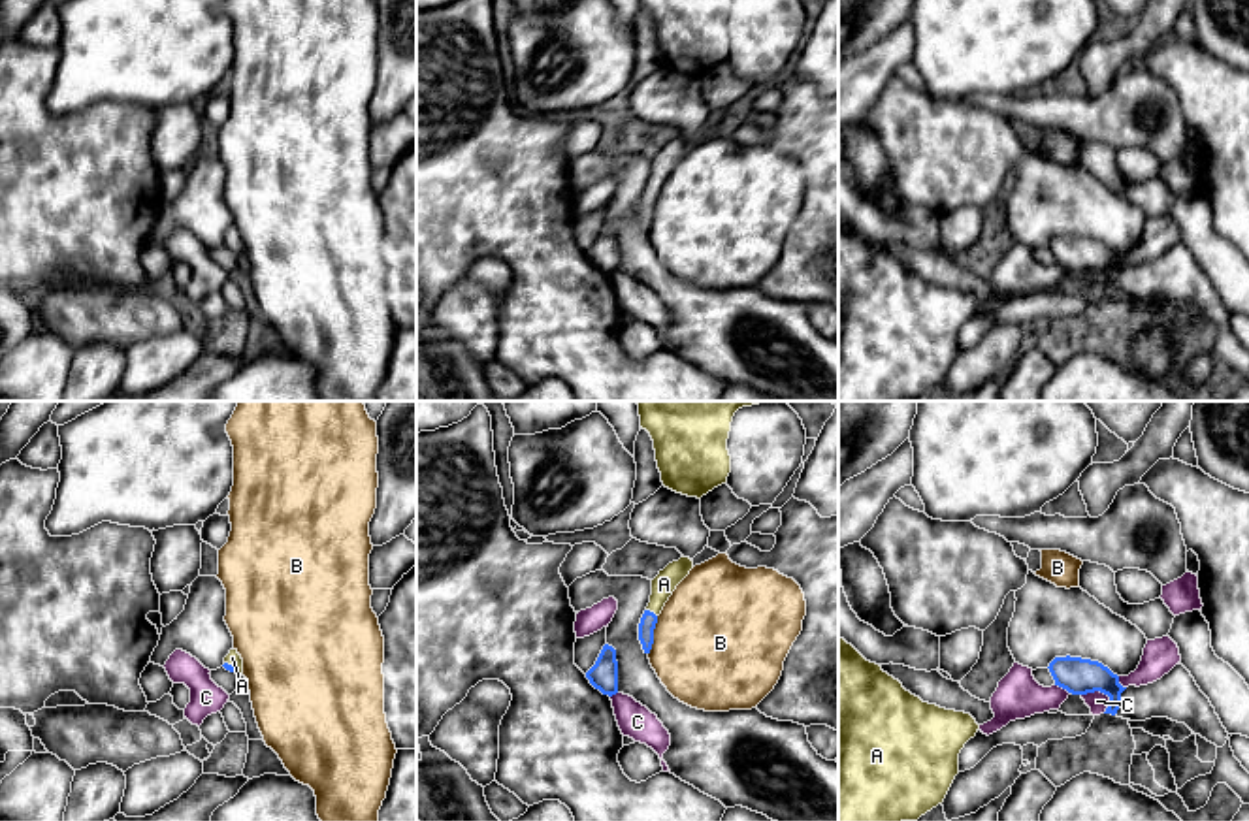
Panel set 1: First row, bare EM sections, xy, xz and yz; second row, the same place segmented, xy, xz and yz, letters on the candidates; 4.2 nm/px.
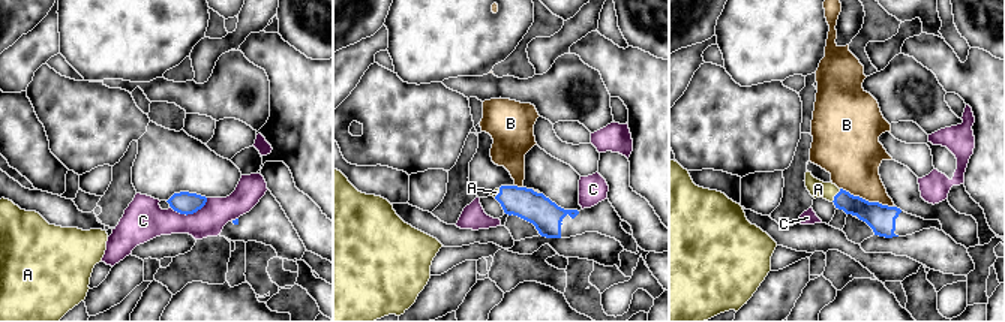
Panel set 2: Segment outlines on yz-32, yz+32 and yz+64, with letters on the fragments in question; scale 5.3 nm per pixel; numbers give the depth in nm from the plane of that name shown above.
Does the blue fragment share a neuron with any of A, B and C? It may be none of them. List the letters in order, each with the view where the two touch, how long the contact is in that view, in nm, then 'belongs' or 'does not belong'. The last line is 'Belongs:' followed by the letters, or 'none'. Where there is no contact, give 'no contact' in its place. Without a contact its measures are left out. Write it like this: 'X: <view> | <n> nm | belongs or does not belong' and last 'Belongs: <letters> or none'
A: xz | 60 nm | belongs
B: xz | 170 nm | does not belong
C: yz | 130 nm | does not belong
Belongs: A

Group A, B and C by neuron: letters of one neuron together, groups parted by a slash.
A / B / C

